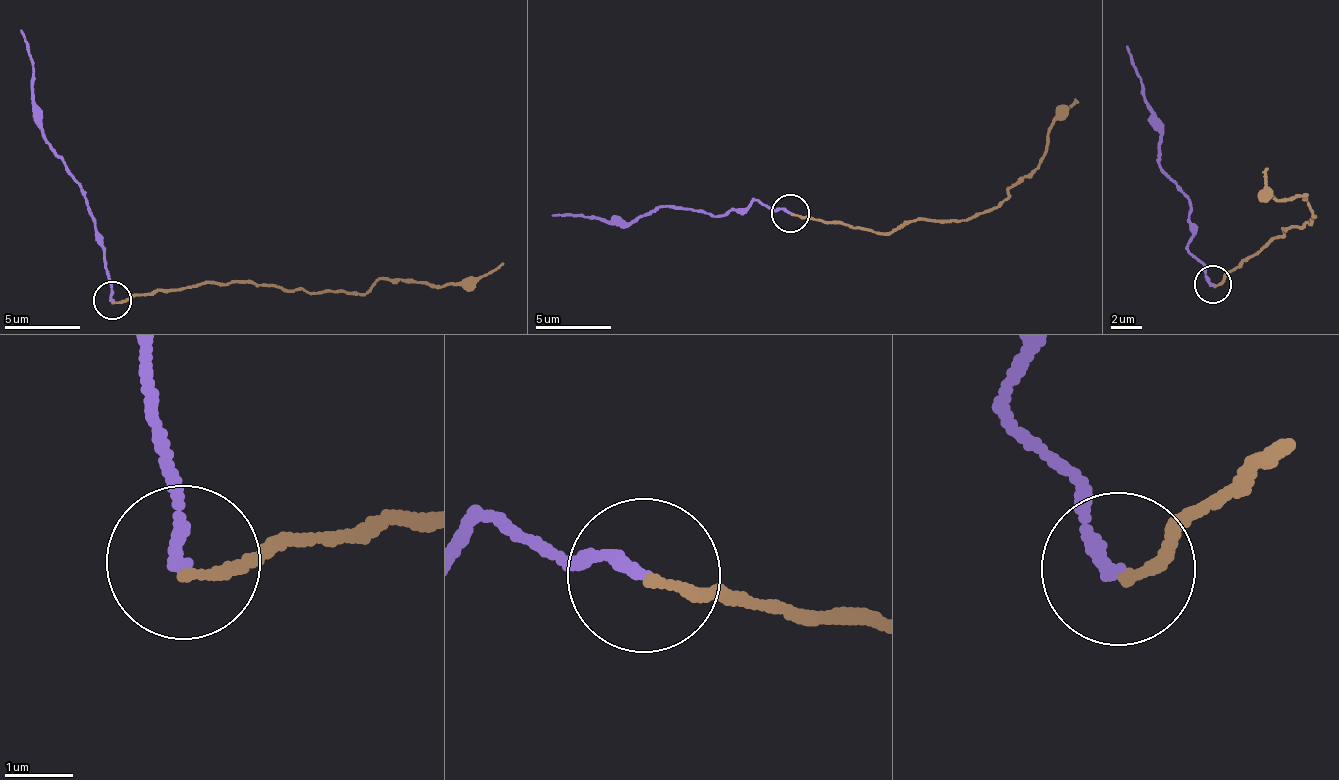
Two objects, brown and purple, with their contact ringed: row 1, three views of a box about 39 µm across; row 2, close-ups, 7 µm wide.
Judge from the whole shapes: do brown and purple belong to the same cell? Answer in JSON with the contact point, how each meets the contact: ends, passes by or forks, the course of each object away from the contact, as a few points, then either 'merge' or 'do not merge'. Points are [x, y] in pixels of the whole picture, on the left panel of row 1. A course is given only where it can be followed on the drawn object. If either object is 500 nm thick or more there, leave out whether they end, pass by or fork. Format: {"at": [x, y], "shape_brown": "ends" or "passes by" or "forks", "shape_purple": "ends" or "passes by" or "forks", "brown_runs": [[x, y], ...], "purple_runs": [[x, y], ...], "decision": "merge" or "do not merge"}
{"at": [112, 300], "shape_brown": "ends", "shape_purple": "ends", "brown_runs": [[113, 301], [208, 282], [263, 284], [325, 293], [413, 279], [431, 285], [463, 285], [504, 262]], "purple_runs": [[113, 301], [91, 207], [66, 164], [44, 138], [31, 87], [33, 64], [19, 28]], "decision": "do not merge"}

